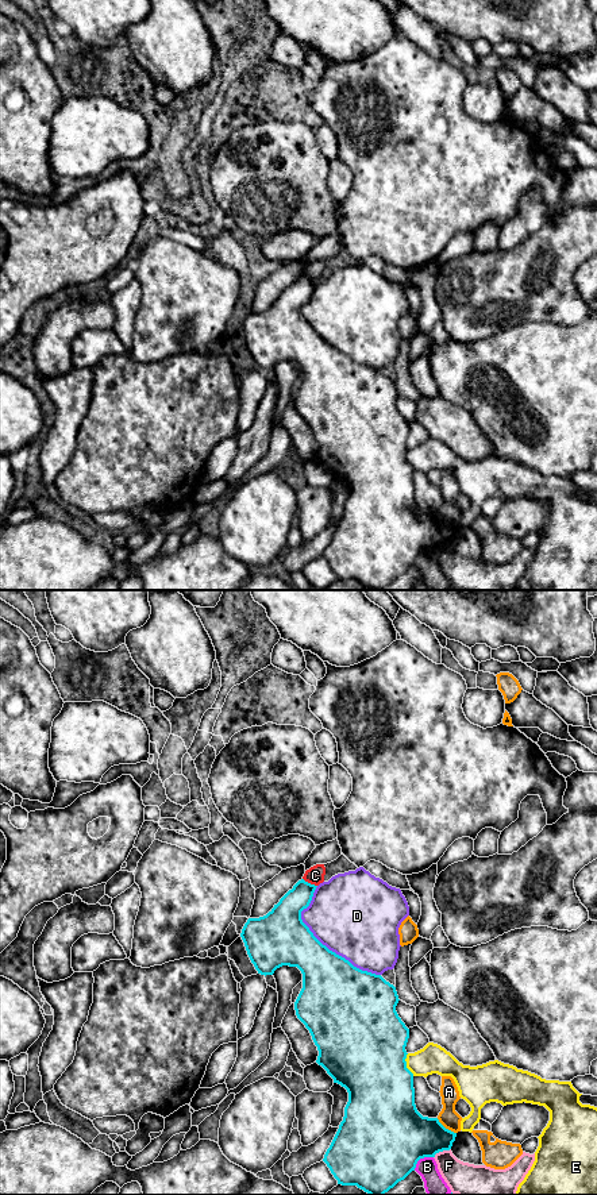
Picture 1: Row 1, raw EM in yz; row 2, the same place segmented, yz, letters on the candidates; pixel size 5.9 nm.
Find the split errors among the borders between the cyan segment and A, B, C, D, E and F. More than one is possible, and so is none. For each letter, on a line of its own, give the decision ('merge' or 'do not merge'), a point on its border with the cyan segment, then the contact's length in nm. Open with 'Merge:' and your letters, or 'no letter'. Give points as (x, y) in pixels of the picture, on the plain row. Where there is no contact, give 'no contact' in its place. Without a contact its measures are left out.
Merge: no letter
A: do not merge; meets cyan in yz at (445, 523); contact 150 nm long
B: do not merge; meets cyan in yz at (420, 552); contact 150 nm long
C: do not merge; meets cyan in yz at (309, 278); contact 100 nm long
D: do not merge; meets cyan in yz at (322, 339); contact 650 nm long
E: do not merge; meets cyan in yz at (405, 459); contact 140 nm long
F: do not merge; meets cyan in yz at (440, 546); contact 120 nm long

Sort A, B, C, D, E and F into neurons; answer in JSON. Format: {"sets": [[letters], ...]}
{"sets": [["A"], ["B"], ["C"], ["D"], ["E"], ["F"]]}

